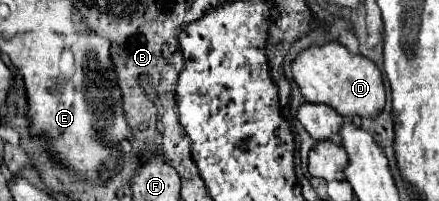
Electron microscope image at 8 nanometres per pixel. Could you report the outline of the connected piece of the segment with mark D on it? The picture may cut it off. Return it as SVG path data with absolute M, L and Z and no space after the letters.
M326 42L322 46L310 46L302 50L290 64L292 80L300 88L300 94L308 102L330 104L338 114L352 116L376 116L384 108L384 84L376 64L362 54L352 54L338 42Z

